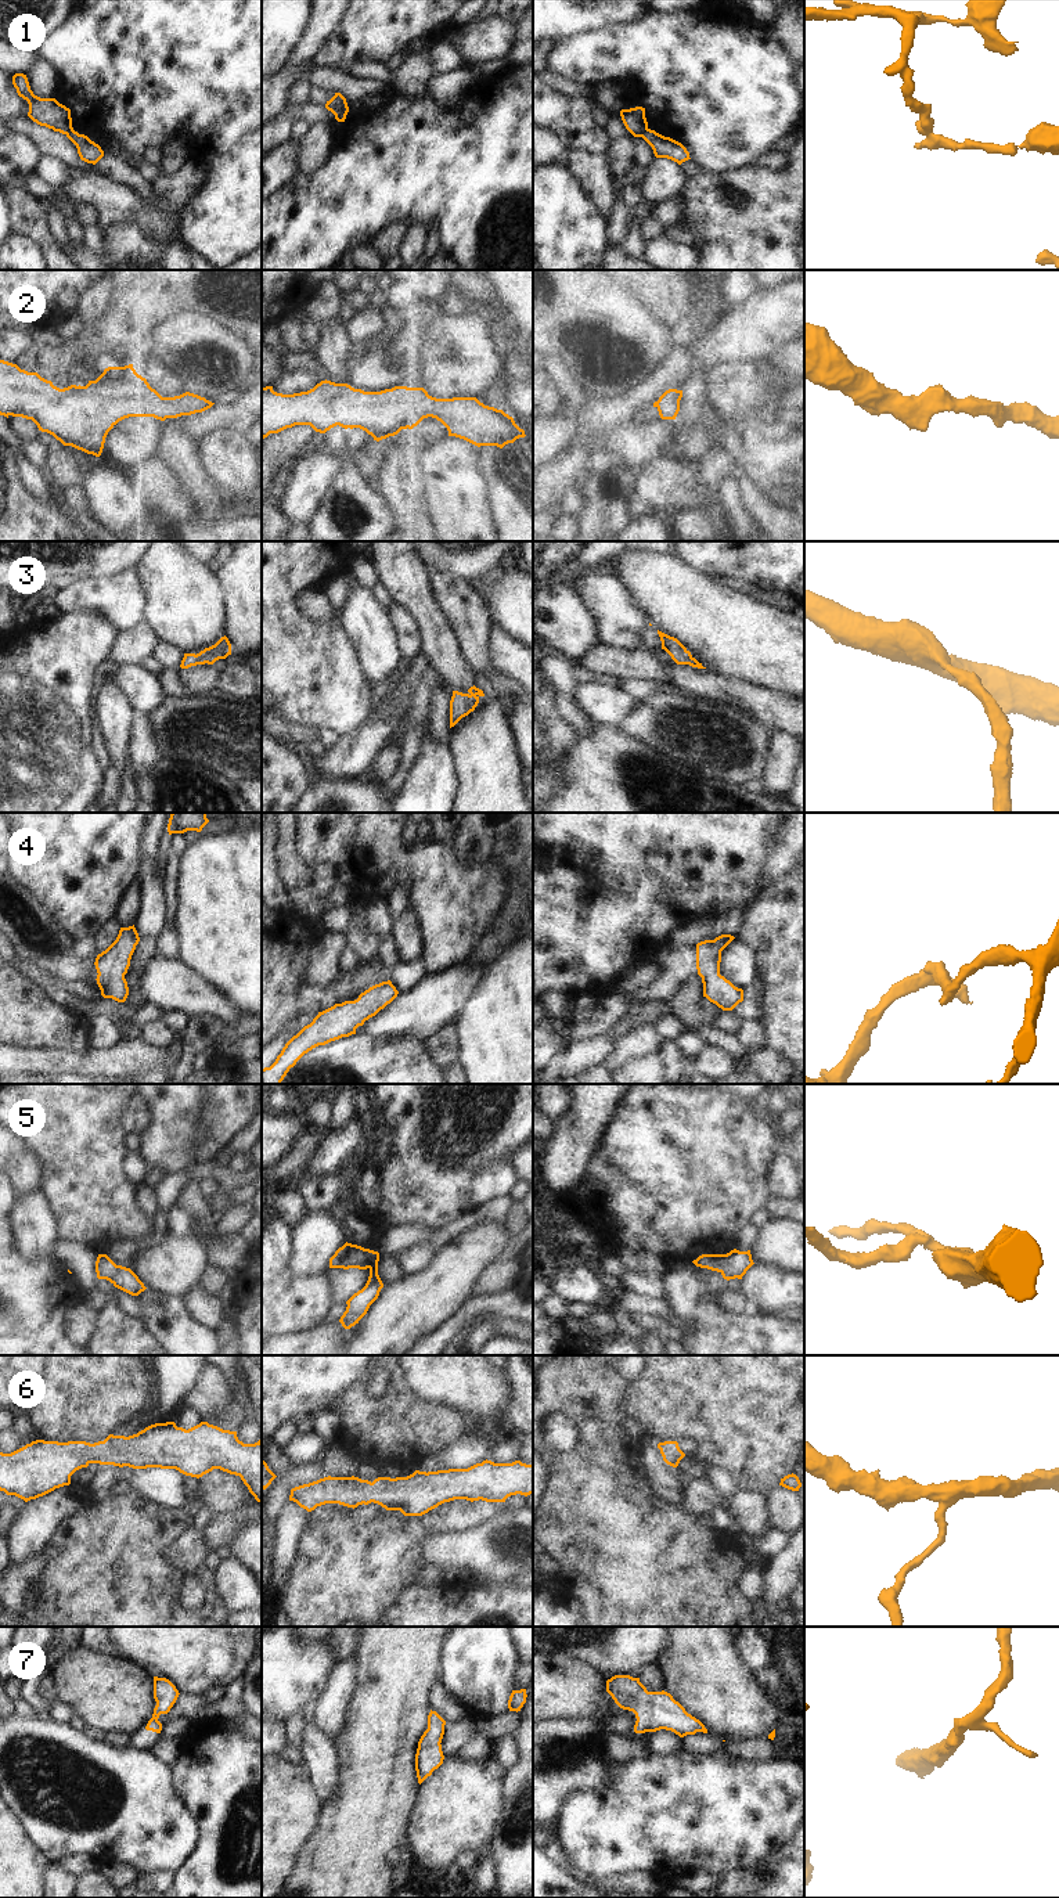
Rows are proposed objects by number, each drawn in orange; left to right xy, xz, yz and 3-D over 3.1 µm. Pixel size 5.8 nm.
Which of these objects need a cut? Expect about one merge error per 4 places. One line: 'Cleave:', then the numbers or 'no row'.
Cleave: 1

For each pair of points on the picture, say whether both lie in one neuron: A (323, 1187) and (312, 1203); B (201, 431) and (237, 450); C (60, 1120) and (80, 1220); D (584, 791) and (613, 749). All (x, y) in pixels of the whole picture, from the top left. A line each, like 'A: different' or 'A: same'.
A: same
B: different
C: same
D: same

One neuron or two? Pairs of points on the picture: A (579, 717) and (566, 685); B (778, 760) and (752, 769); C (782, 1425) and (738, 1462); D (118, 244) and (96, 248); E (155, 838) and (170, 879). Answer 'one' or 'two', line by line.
A: one
B: two
C: one
D: two
E: two

